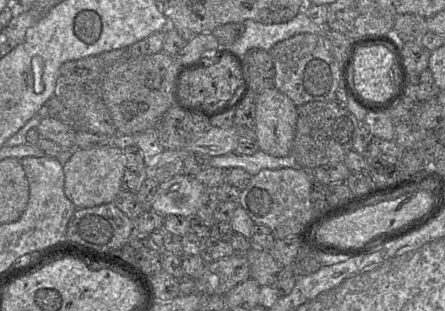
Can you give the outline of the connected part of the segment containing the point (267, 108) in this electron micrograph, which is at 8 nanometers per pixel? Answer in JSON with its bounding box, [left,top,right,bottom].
[254,87,297,156]

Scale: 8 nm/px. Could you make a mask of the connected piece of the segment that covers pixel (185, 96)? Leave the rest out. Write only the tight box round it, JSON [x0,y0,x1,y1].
[179,56,241,111]

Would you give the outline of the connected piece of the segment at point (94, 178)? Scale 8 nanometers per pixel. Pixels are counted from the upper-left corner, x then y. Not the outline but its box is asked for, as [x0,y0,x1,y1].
[63,146,126,209]

